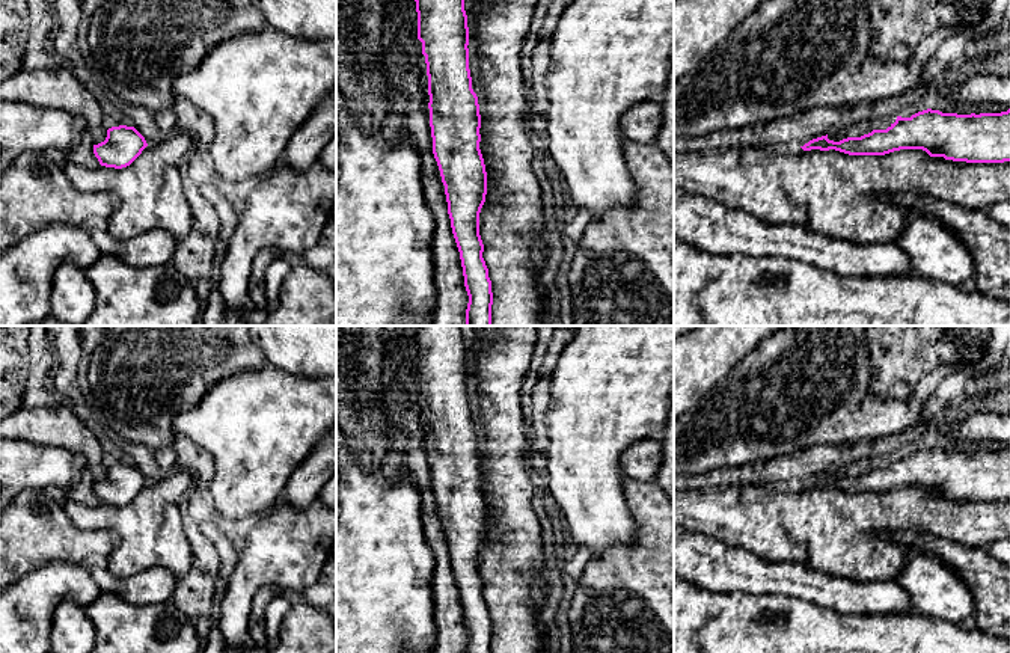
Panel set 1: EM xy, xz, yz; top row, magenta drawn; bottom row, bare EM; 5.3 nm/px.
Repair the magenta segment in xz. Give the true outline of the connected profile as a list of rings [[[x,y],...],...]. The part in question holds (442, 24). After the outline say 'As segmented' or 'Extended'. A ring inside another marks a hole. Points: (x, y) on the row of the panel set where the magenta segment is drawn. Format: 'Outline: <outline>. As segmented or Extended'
Outline: [[[415,0],[418,12],[418,39],[422,42],[422,54],[425,56],[430,95],[430,127],[433,137],[433,154],[437,161],[445,195],[448,202],[448,214],[451,219],[452,234],[460,252],[464,287],[469,296],[466,309],[466,326],[544,326],[550,306],[546,300],[546,293],[540,285],[541,268],[546,262],[549,250],[544,244],[544,216],[541,205],[541,190],[534,172],[535,148],[531,140],[528,127],[528,83],[522,75],[522,48],[529,30],[532,12],[537,0],[482,0],[478,6],[478,18],[467,20],[464,11],[464,0]],[[473,53],[479,66],[481,95],[478,97],[472,89],[472,77],[469,69],[469,54]]]. Extended

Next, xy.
Outline: [[[119,125],[109,128],[106,140],[93,145],[99,167],[87,169],[68,161],[63,170],[78,192],[109,192],[119,199],[119,208],[104,222],[115,238],[128,240],[152,229],[164,229],[181,240],[191,228],[191,213],[184,195],[179,163],[193,154],[193,148],[194,136],[190,133],[173,131],[161,142],[148,145],[134,127]]]. Extended

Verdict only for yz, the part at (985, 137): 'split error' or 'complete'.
split error

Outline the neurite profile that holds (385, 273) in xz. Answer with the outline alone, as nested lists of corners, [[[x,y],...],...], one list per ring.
[[[336,75],[336,326],[431,326],[436,308],[434,285],[434,217],[427,208],[422,189],[422,163],[419,152],[406,133],[406,137],[393,145],[383,136],[383,130],[365,133],[350,110],[350,103]]]

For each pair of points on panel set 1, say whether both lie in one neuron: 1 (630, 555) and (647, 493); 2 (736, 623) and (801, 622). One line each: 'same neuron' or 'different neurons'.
1: same neuron
2: same neuron

